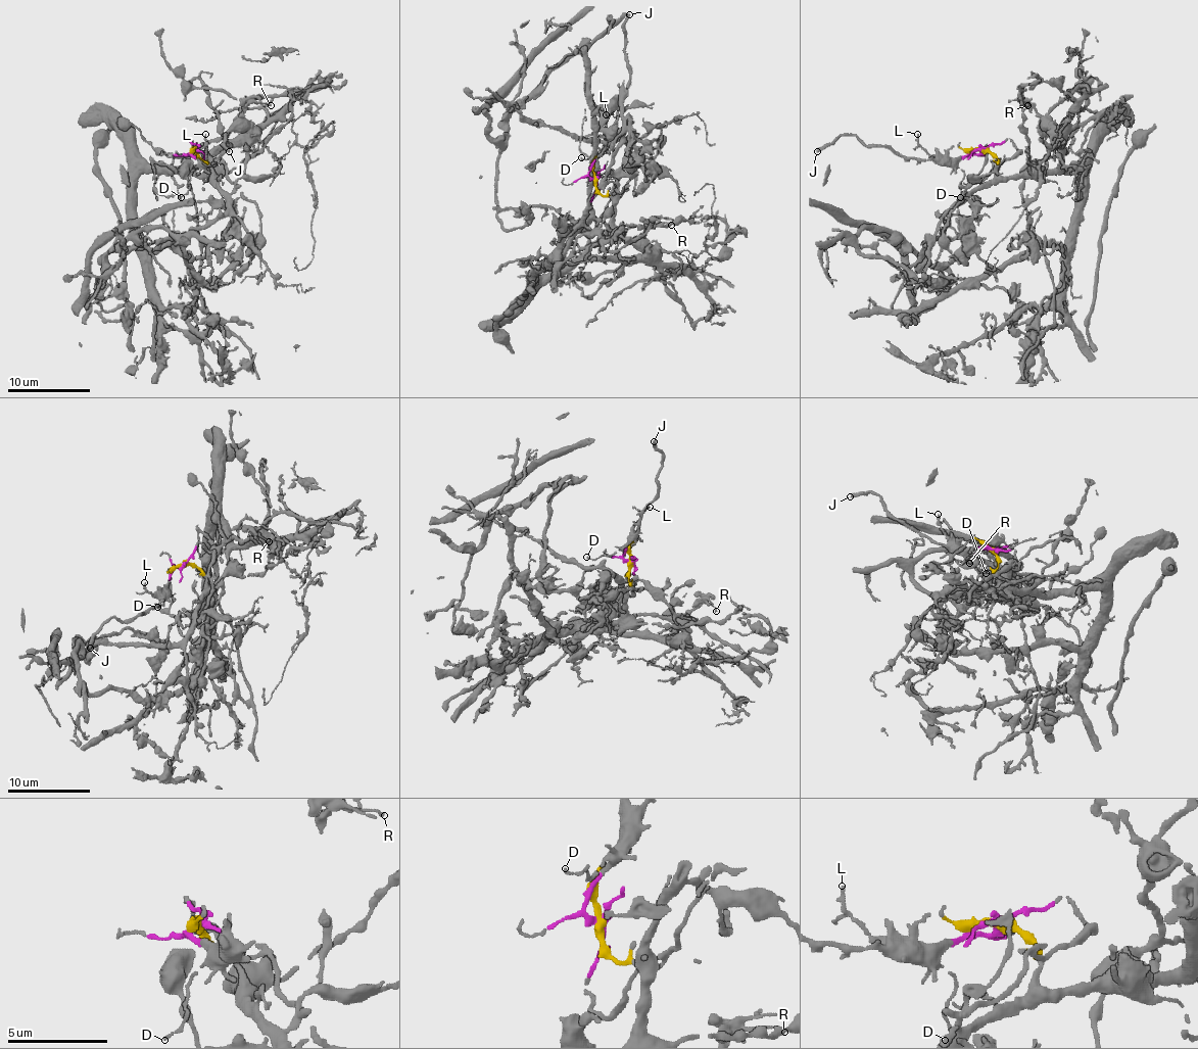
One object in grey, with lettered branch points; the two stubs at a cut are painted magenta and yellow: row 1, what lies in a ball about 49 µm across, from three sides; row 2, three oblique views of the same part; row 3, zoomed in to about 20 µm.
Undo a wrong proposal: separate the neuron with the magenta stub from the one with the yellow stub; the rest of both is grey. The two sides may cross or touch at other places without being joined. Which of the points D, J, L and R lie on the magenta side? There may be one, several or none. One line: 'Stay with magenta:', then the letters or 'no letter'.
Stay with magenta: D, J, L

